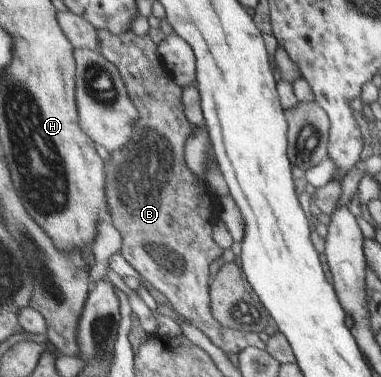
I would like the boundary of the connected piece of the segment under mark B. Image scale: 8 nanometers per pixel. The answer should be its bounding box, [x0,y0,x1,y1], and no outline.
[96,30,263,354]

